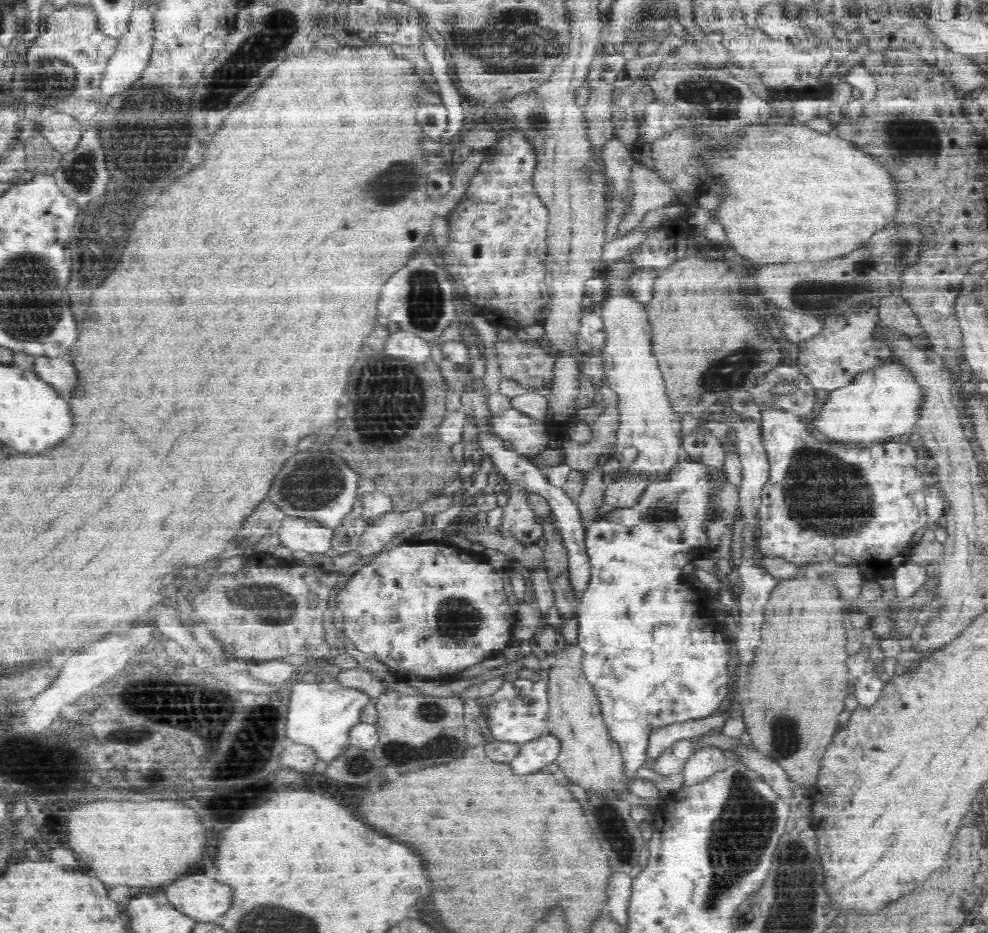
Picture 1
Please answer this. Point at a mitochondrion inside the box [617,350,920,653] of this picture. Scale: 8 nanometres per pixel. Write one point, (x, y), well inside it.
(829, 495)

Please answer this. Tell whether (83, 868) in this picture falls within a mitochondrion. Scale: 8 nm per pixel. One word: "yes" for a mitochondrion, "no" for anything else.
no

